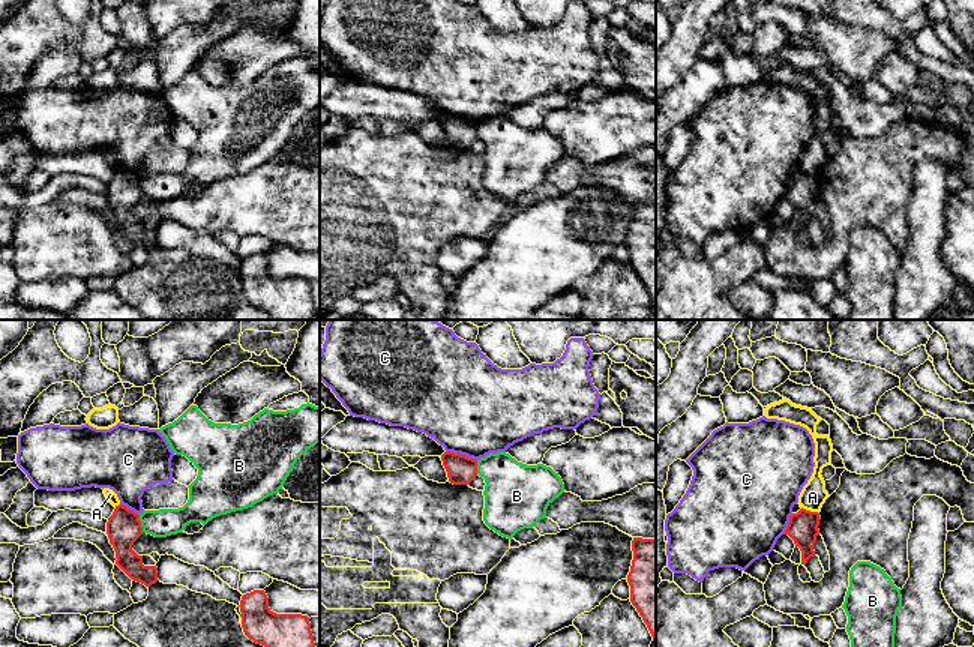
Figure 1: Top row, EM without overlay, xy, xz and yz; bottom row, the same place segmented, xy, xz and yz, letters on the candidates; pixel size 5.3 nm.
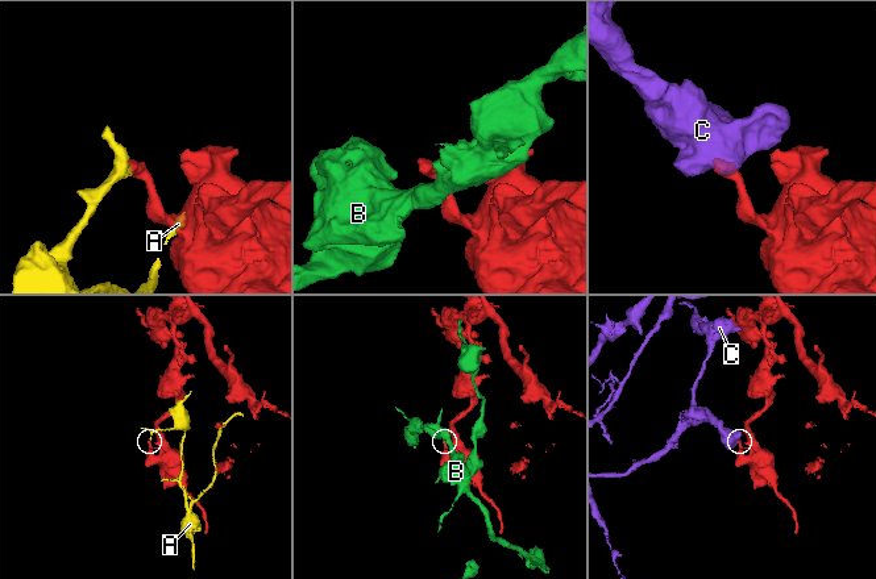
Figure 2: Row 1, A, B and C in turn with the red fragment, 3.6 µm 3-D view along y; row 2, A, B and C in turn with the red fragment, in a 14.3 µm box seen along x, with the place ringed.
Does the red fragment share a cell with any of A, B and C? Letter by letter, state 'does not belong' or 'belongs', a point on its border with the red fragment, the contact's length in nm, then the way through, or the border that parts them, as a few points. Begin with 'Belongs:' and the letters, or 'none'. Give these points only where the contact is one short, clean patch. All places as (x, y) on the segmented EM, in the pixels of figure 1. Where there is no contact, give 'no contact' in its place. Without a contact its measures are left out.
Belongs: none
A: does not belong; meets red in yz at (809, 511); contact 100 nm long; border along yz (802, 506), (818, 514)
B: does not belong; meets red in xy at (140, 524); contact 100 nm long
C: does not belong; meets red in xz at (459, 454); contact 180 nm long; border along xz (446, 451), (464, 454), (476, 461)

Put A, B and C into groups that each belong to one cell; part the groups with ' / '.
A / B / C

